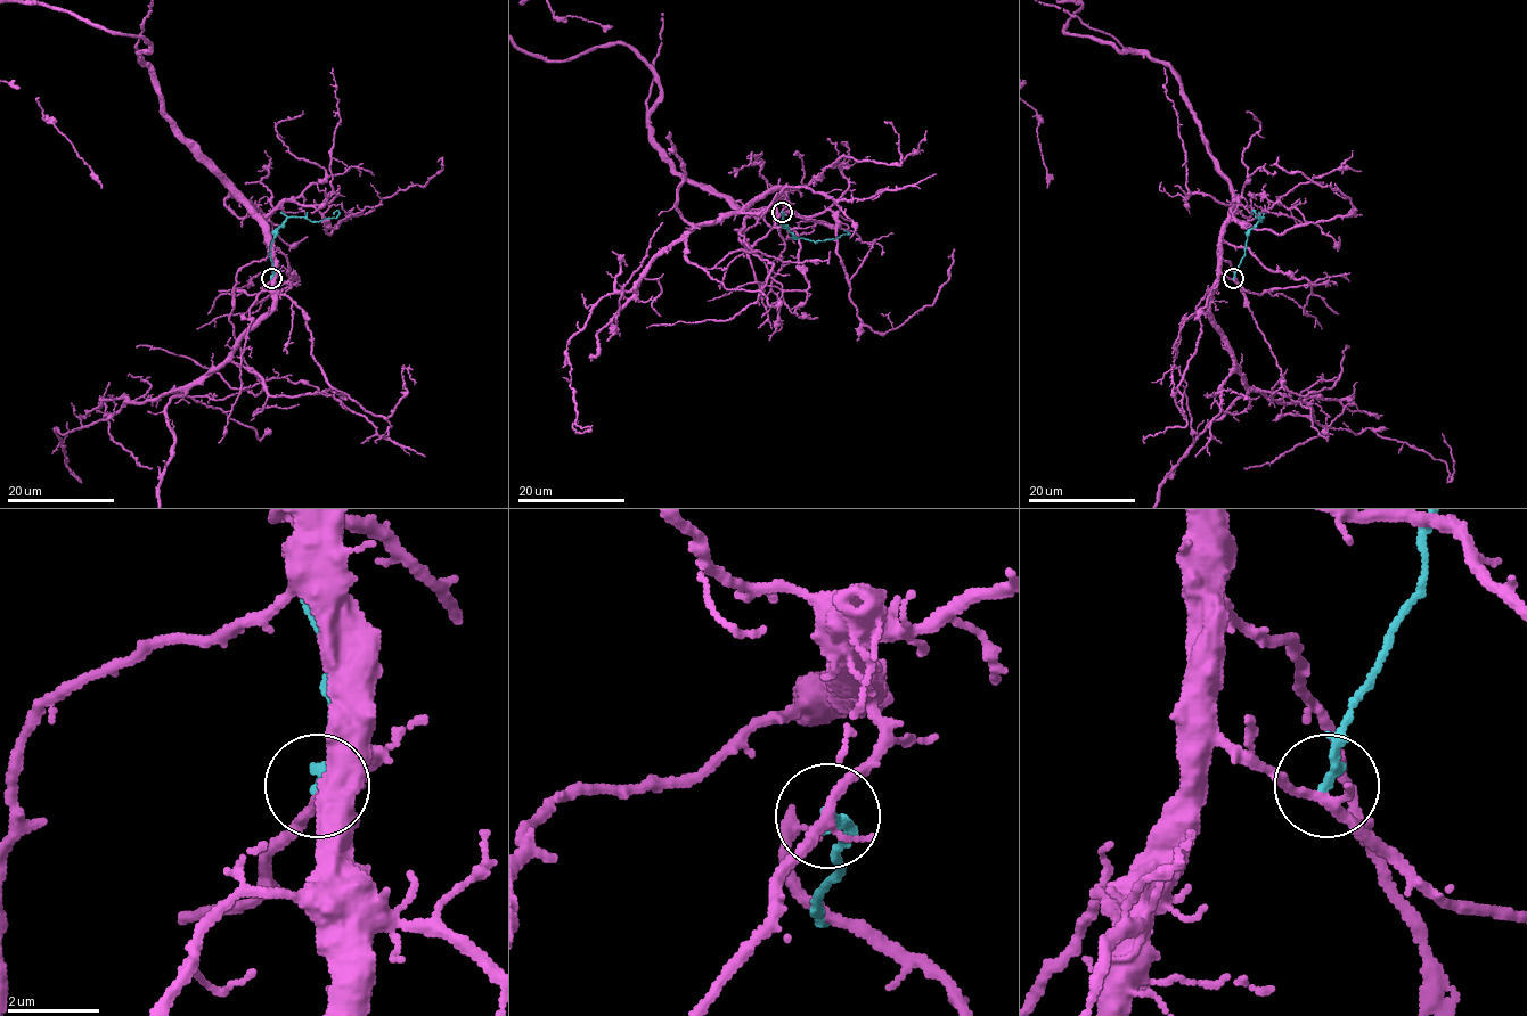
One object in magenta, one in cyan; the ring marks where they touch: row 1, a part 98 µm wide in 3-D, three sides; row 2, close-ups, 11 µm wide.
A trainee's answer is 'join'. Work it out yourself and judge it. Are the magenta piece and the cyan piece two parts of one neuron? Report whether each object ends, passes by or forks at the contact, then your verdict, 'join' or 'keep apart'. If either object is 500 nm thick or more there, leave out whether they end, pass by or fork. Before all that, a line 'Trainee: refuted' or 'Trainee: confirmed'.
Trainee: refuted
magenta forks; cyan ends; keep apart

